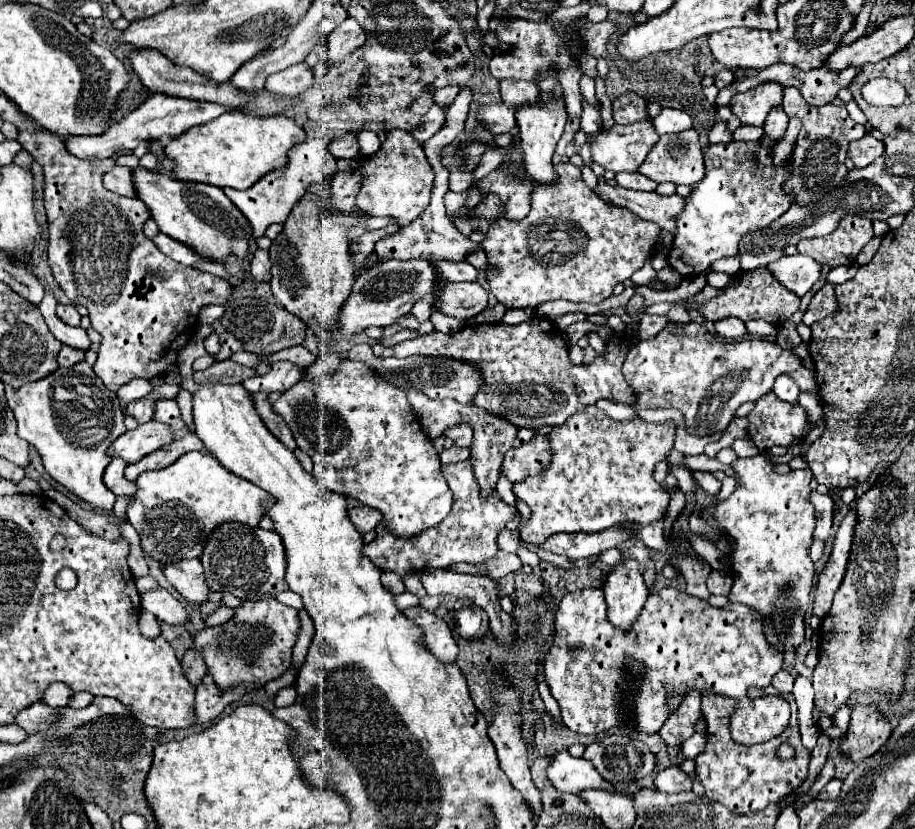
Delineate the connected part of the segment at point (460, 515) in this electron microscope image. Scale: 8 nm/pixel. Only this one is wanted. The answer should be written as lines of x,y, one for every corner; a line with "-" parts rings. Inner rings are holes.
471,461
445,465
443,473
453,493
451,515
443,523
423,531
419,537
413,539
397,539
379,525
375,541
365,545
363,553
381,571
393,571
403,577
405,573
413,573
419,569
429,571
429,569
449,569
455,563
483,563
497,553
497,535
505,527
505,523
515,517
517,511
507,503
503,503
497,497
497,493
493,493
489,499
479,497
479,487
471,471

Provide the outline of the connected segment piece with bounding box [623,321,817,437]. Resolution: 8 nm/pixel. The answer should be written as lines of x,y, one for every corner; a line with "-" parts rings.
669,321
661,333
653,339
639,341
627,353
623,375
635,393
637,407
675,407
685,415
687,431
693,435
713,435
725,431
739,405
747,401
757,401
761,395
767,395
773,389
773,383
779,375
791,375
801,391
815,391
815,373
807,369
797,353
791,349
779,347
775,341
763,339
743,339
743,341
719,341
699,323
673,323

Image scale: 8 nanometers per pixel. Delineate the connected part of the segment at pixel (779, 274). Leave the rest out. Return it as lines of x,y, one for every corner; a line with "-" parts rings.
801,253
793,257
781,257
775,263
769,263
767,269
783,287
793,291
797,297
803,297
821,275
821,265
815,263
815,259
809,255

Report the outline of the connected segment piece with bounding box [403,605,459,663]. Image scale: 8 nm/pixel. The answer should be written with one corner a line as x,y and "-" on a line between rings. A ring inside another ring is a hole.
419,605
405,609
403,615
419,625
419,629
423,631
423,647
429,653
433,653
439,661
455,663
459,649
457,649
457,643
451,635
451,629
447,627
447,623
441,617
425,611

